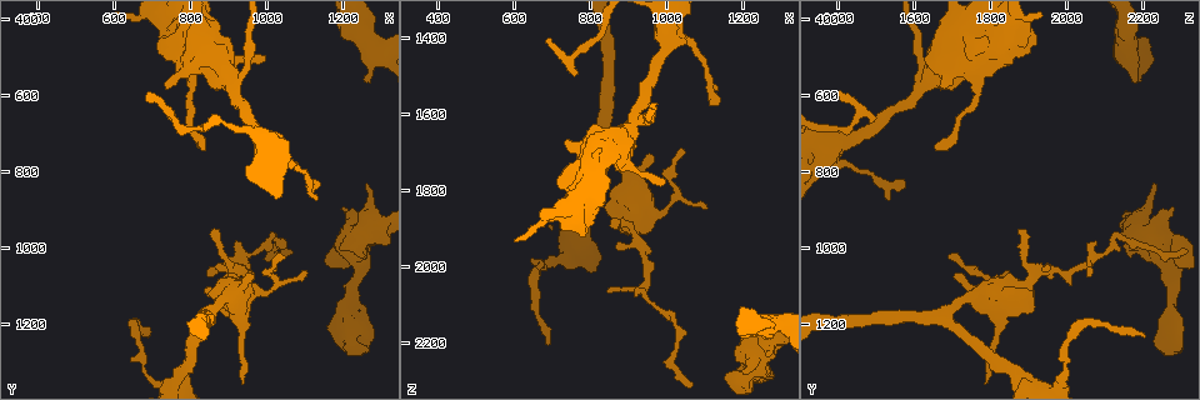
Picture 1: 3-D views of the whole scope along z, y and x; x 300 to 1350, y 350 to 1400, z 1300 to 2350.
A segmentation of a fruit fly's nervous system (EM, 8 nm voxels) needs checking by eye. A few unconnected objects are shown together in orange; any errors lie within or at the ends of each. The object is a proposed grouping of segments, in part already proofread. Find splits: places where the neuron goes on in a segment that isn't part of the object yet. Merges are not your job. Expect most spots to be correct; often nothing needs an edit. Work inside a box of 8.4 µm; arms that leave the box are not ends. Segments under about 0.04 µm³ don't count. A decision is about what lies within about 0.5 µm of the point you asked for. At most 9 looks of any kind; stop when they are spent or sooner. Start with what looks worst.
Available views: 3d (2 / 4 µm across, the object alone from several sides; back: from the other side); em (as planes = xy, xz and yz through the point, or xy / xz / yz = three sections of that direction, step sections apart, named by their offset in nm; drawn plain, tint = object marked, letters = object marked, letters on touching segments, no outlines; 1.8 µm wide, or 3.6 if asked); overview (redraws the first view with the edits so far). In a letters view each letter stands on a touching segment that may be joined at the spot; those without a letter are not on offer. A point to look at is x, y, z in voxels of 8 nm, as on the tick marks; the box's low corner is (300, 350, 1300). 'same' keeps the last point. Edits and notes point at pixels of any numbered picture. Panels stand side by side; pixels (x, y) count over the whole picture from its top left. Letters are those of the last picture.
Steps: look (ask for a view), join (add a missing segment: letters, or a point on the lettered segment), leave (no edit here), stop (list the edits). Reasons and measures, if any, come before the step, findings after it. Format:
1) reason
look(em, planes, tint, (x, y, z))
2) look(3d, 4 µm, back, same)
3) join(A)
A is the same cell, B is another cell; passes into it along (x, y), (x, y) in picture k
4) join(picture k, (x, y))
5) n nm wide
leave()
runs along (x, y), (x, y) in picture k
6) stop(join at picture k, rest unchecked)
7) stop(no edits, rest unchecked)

an open end
look(3d, 2 µm, (1260, 825, 2235))

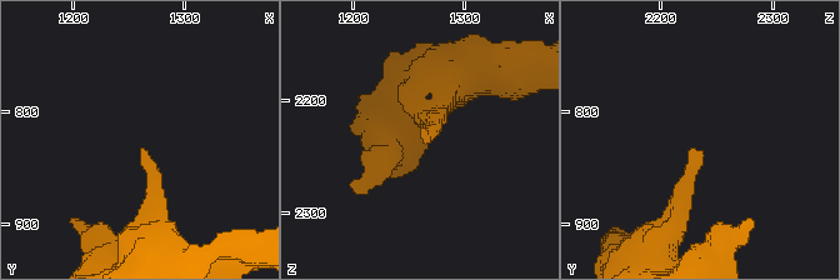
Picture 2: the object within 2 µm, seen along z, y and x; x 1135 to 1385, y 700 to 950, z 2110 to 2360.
look(em, xy, step 8, tint, (1264, 834, 2232))

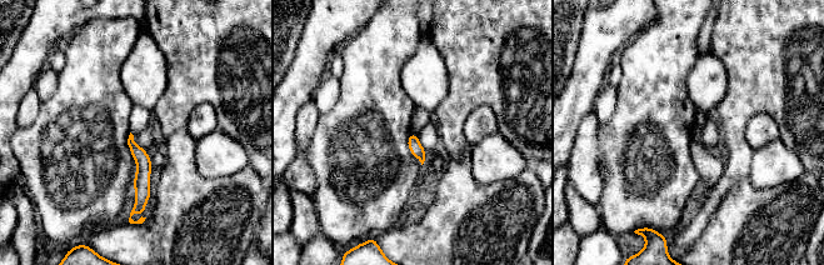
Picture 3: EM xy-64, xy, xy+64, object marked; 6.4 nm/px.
look(em, xy, step 8, letters, same)

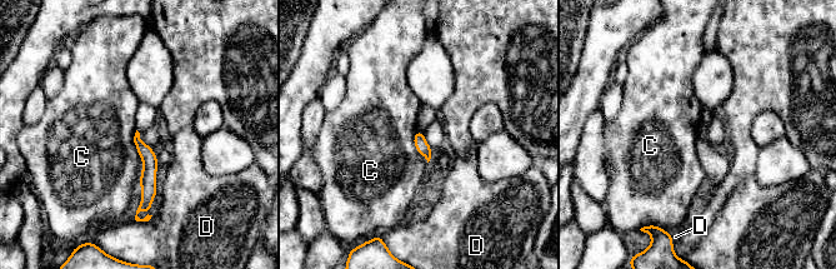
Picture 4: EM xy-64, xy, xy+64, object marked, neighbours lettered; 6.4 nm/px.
C touches over 340 nm
leave()
C and D are other cells; no lettered segment goes on from it

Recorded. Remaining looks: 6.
an open end
look(3d, 2 µm, (1260, 570, 2180))

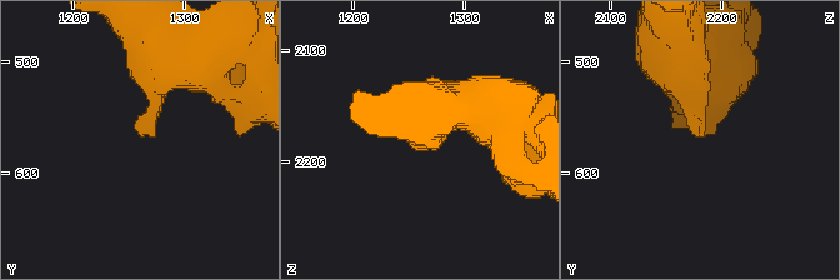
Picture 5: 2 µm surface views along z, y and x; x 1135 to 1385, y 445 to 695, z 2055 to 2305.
need the tissue
look(em, planes, letters, (1258, 562, 2180))

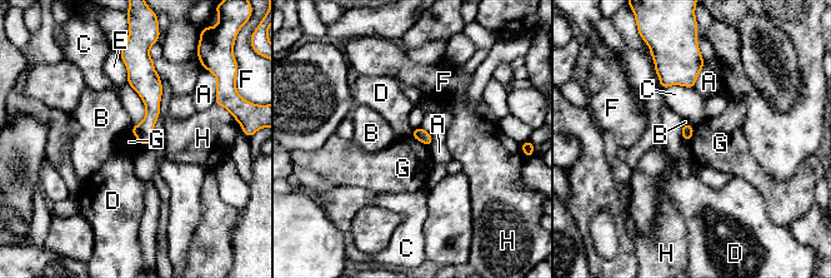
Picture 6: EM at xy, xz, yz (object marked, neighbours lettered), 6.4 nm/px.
leave()
A, B, C, D, E, F, G and H are other cells; border along (130, 128), (141, 144) in picture 6; none of them fits

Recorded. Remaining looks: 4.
end of a long branch
look(3d, 4 µm, back, (685, 1225, 2205))

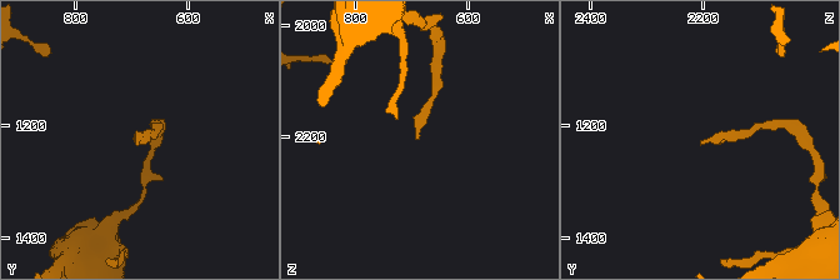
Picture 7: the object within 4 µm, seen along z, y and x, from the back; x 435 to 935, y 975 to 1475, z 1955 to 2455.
need the tissue
look(em, xy, step 4, letters, (690, 1235, 2205))

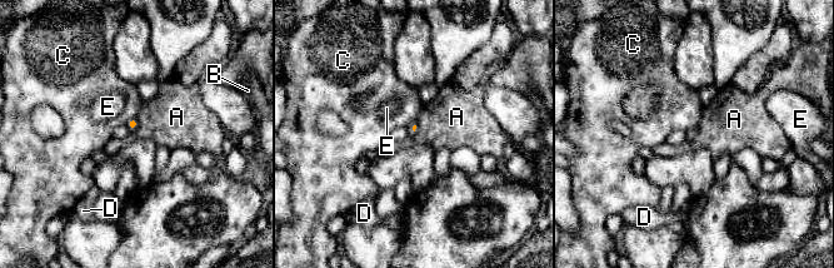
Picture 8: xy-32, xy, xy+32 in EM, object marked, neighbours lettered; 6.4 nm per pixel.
look(em, planes, letters, same)

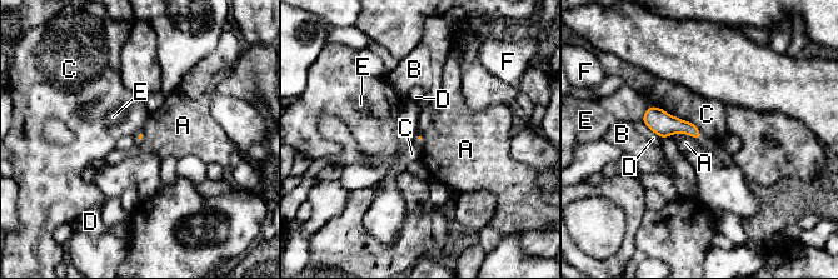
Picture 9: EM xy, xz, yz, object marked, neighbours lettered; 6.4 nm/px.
leave()
A, B, C, D, E and F are other cells; none of them fits

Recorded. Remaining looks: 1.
stop(no edits, rest unchecked)

